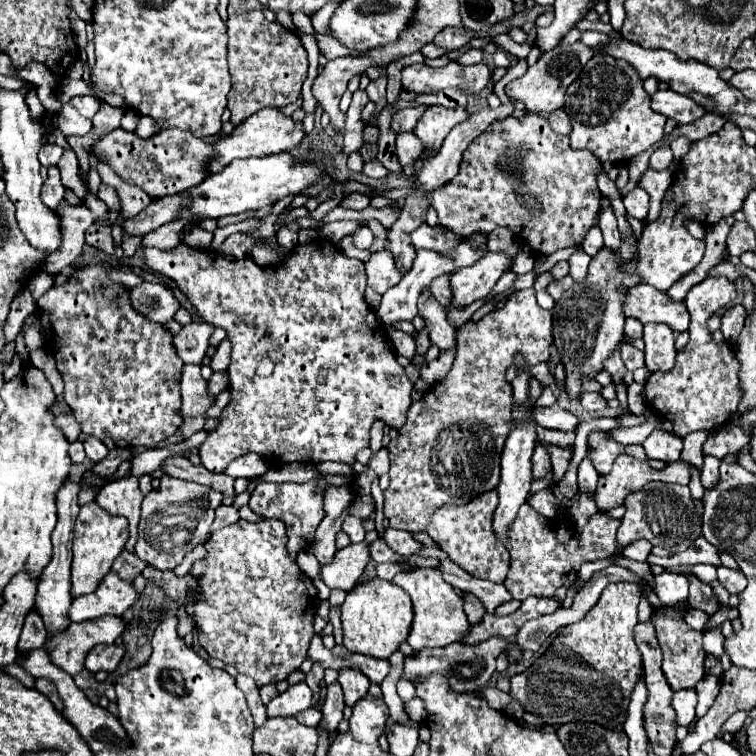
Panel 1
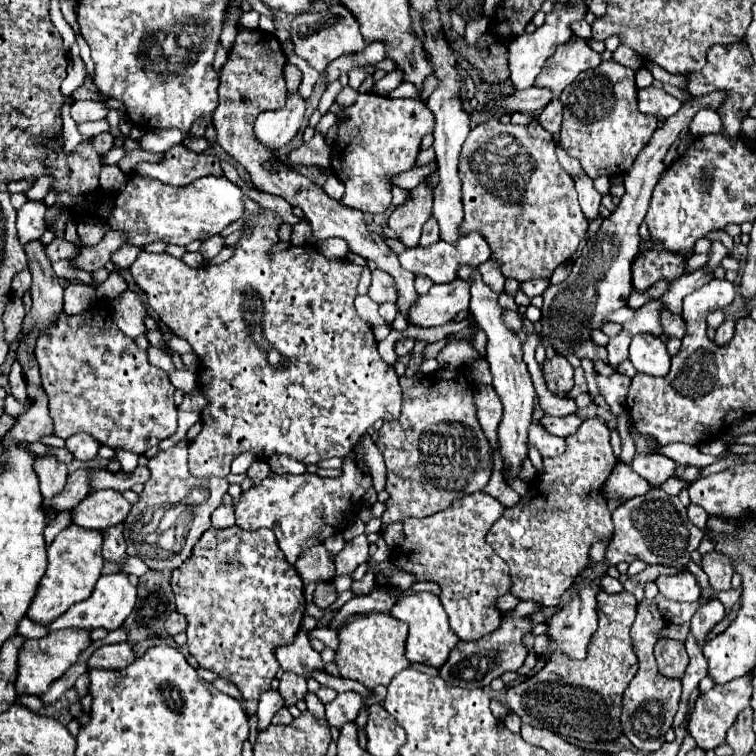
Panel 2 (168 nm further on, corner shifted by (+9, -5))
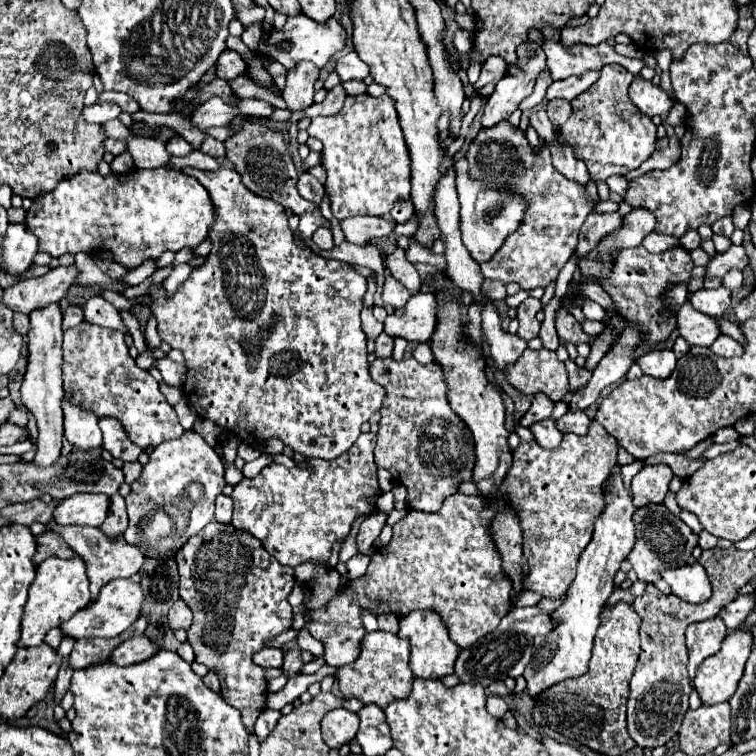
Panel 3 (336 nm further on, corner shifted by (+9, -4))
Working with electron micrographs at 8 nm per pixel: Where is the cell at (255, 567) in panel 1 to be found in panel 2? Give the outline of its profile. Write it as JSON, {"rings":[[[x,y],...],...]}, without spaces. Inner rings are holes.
{"rings":[[[238,526],[224,530],[210,528],[196,542],[192,556],[172,570],[170,582],[178,612],[188,620],[186,646],[190,654],[198,660],[200,668],[212,670],[214,674],[230,680],[240,690],[244,712],[248,716],[254,716],[260,694],[270,690],[270,684],[280,668],[274,658],[274,650],[294,640],[306,610],[302,594],[304,584],[294,566],[284,560],[274,532],[268,528],[248,532]]]}

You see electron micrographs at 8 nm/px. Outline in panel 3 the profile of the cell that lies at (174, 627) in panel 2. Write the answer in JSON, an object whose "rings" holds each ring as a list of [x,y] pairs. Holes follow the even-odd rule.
{"rings":[[[178,599],[172,605],[172,609],[168,613],[168,623],[170,623],[170,627],[174,631],[176,629],[188,629],[192,625],[192,611],[188,609],[188,605],[182,599]]]}

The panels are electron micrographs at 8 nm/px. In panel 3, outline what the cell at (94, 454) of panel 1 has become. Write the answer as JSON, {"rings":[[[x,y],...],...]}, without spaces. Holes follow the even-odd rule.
{"rings":[[[66,399],[62,401],[64,407],[64,437],[76,449],[100,449],[102,447],[102,431],[98,427],[96,415],[84,411],[80,407],[72,407]]]}

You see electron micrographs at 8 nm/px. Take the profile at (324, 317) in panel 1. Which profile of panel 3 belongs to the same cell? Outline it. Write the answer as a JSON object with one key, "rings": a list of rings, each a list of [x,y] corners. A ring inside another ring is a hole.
{"rings":[[[184,167],[182,173],[196,177],[204,187],[208,187],[208,193],[212,195],[212,201],[216,203],[216,227],[210,231],[212,239],[212,251],[208,253],[208,261],[200,267],[196,267],[190,277],[176,289],[172,297],[166,297],[164,283],[152,285],[148,291],[150,297],[150,309],[158,321],[158,333],[162,341],[172,345],[172,349],[180,349],[186,357],[188,377],[182,385],[184,397],[190,401],[190,405],[196,409],[196,413],[204,419],[210,419],[224,431],[236,435],[242,441],[254,441],[262,443],[268,439],[280,439],[286,447],[290,447],[294,453],[300,453],[308,459],[336,459],[344,451],[348,451],[354,441],[360,435],[360,427],[364,421],[368,421],[376,411],[382,409],[386,399],[386,389],[378,385],[368,371],[368,349],[366,349],[366,333],[360,325],[360,311],[362,311],[362,297],[366,293],[366,277],[354,271],[348,263],[340,263],[334,259],[324,259],[320,255],[314,255],[310,249],[300,249],[294,245],[294,235],[288,227],[286,211],[280,203],[272,199],[264,199],[256,193],[252,193],[240,179],[240,175],[234,169],[218,169],[218,171],[202,171],[194,167]]]}

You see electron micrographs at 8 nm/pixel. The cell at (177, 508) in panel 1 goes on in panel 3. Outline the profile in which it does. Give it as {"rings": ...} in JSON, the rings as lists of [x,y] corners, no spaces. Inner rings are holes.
{"rings":[[[190,429],[184,431],[184,435],[178,439],[160,443],[152,451],[150,461],[146,463],[138,481],[132,483],[132,493],[126,497],[130,525],[124,531],[124,539],[136,545],[144,557],[166,557],[168,553],[176,555],[192,535],[200,533],[210,521],[214,521],[214,499],[222,493],[224,487],[224,463],[196,431]]]}

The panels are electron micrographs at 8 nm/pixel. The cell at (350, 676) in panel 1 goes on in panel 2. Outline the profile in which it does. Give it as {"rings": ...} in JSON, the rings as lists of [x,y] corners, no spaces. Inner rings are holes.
{"rings":[[[356,692],[338,694],[330,704],[326,704],[326,720],[332,728],[342,728],[348,722],[354,722],[362,708],[362,696]]]}

